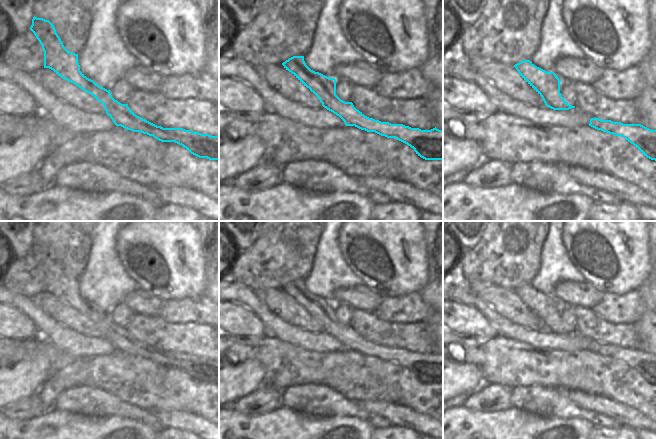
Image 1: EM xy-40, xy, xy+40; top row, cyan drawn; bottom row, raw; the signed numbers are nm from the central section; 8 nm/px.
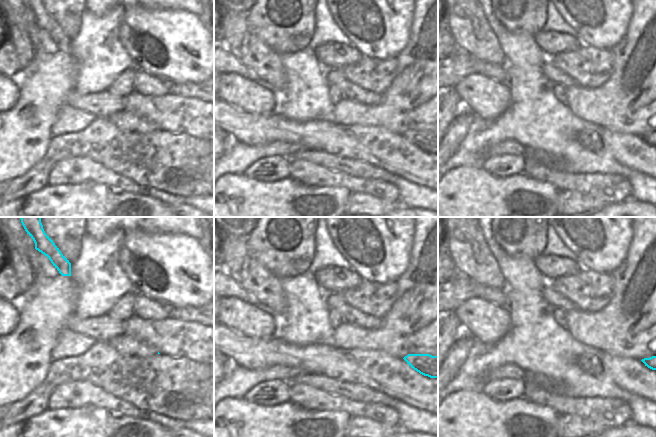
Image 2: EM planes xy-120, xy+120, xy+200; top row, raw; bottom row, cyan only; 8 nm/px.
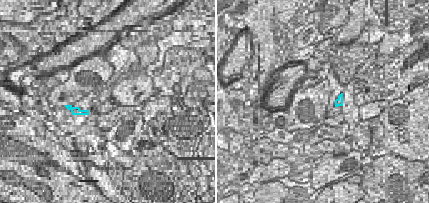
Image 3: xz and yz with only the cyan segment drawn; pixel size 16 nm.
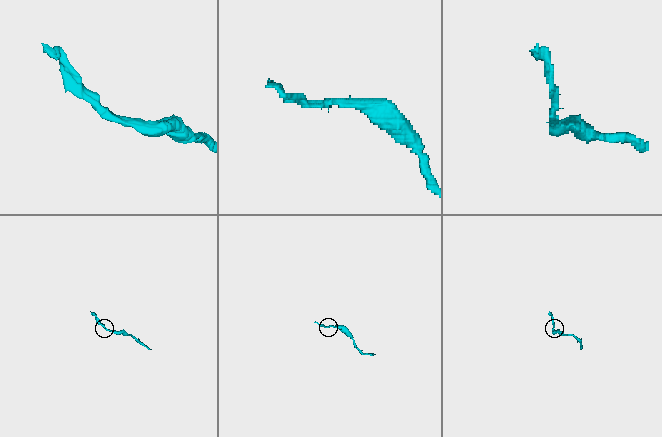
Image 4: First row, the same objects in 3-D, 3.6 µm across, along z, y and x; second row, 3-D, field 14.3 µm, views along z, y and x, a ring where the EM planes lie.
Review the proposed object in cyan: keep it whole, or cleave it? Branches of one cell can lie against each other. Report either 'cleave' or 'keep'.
keep

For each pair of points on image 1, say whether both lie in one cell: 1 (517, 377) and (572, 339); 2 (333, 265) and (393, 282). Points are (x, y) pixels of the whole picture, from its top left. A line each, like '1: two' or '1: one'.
1: two
2: two

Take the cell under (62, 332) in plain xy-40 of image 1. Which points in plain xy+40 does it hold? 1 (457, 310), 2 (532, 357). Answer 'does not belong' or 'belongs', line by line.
1: does not belong
2: does not belong

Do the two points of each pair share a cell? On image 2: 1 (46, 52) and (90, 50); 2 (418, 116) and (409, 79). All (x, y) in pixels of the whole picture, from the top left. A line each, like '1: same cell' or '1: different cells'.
1: different cells
2: same cell

